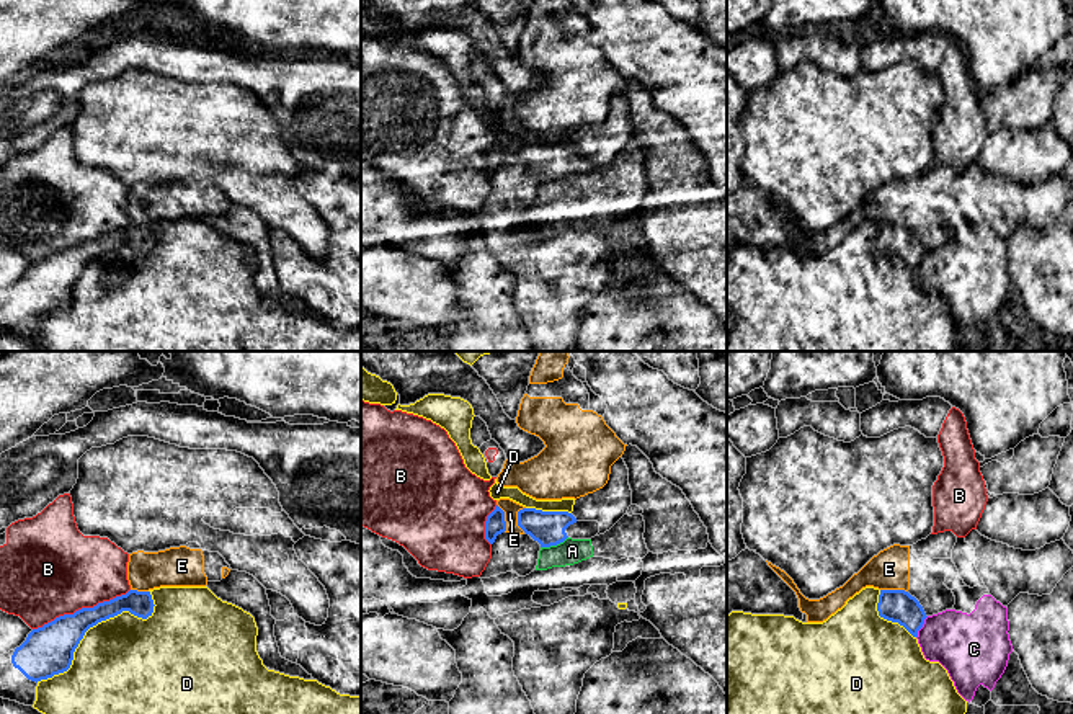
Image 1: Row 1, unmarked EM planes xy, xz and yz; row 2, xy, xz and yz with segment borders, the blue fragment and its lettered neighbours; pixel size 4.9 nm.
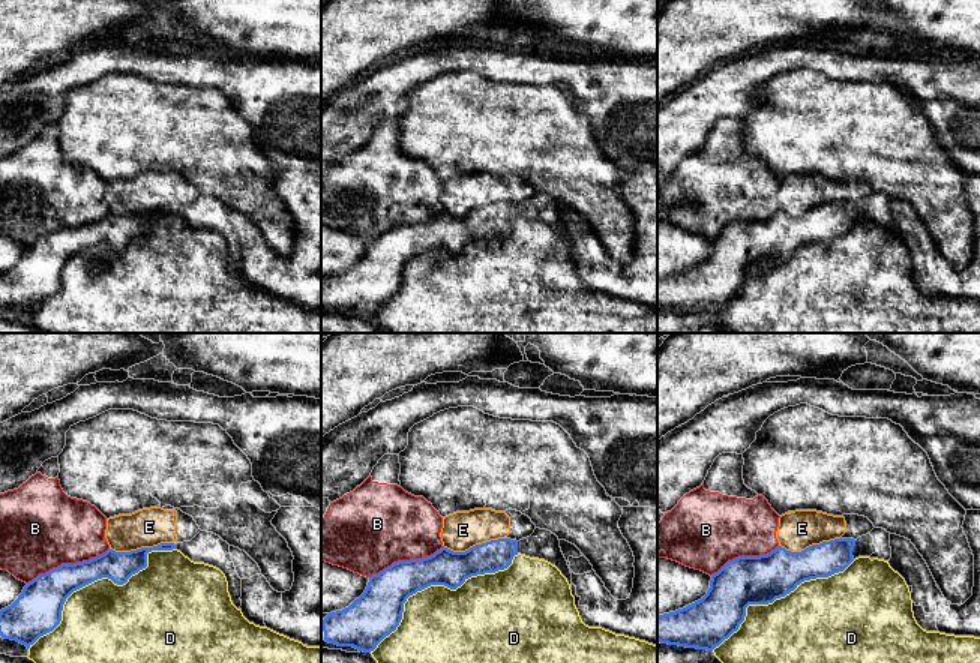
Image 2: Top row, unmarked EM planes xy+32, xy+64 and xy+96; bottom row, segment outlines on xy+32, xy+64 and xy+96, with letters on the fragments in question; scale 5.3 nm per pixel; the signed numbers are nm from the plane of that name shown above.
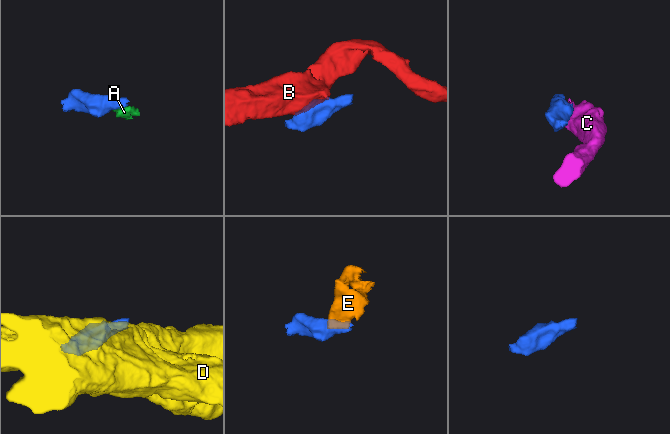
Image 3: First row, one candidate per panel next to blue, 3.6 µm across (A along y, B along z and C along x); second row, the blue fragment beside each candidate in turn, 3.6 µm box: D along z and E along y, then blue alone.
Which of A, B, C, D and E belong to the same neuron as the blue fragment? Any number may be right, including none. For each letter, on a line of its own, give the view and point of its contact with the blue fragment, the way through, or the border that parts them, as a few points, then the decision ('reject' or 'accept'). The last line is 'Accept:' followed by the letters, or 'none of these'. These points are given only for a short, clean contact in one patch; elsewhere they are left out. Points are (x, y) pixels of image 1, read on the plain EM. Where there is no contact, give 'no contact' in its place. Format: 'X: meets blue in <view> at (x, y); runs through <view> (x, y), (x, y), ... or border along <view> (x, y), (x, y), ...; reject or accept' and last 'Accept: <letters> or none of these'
A: meets blue in xz at (554, 178); border along xz (567, 170), (556, 178), (541, 182); reject
B: meets blue in xy at (82, 242); reject
C: meets blue in yz at (921, 260); border along yz (928, 250), (917, 272); reject
D: meets blue in xy at (95, 258); reject
E: meets blue in xz at (503, 152); border along xz (497, 138), (503, 146), (505, 165); reject
Accept: none of these

